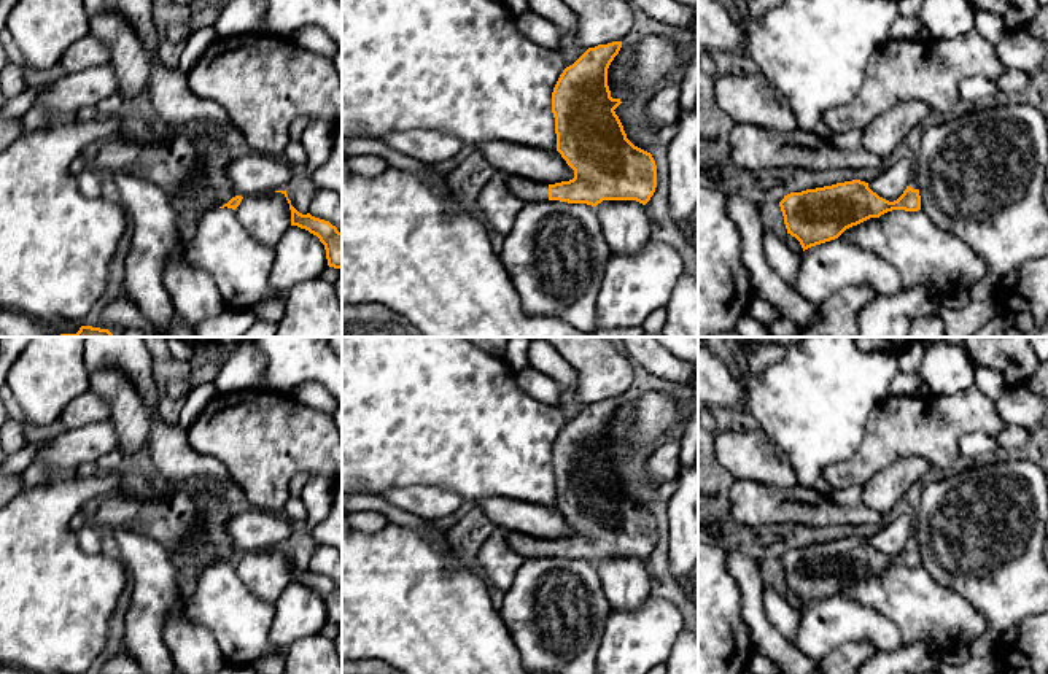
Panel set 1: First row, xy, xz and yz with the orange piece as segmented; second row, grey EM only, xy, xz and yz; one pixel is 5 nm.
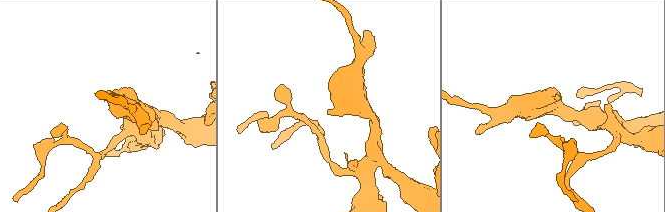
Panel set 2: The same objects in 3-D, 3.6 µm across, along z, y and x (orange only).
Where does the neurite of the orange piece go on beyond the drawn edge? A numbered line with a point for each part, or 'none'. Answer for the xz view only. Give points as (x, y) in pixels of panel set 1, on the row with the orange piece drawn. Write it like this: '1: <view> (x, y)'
1: xz (525, 189)

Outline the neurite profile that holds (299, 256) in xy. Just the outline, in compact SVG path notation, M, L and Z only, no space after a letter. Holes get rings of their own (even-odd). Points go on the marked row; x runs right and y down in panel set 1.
M289 226L275 246L270 285L288 292L296 285L320 278L328 269L326 250L320 238L305 229Z

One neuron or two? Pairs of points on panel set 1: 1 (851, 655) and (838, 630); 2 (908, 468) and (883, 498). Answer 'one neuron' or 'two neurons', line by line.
1: two neurons
2: one neuron

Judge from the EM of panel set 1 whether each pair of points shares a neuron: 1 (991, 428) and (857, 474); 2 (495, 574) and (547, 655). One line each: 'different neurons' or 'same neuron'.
1: same neuron
2: different neurons

